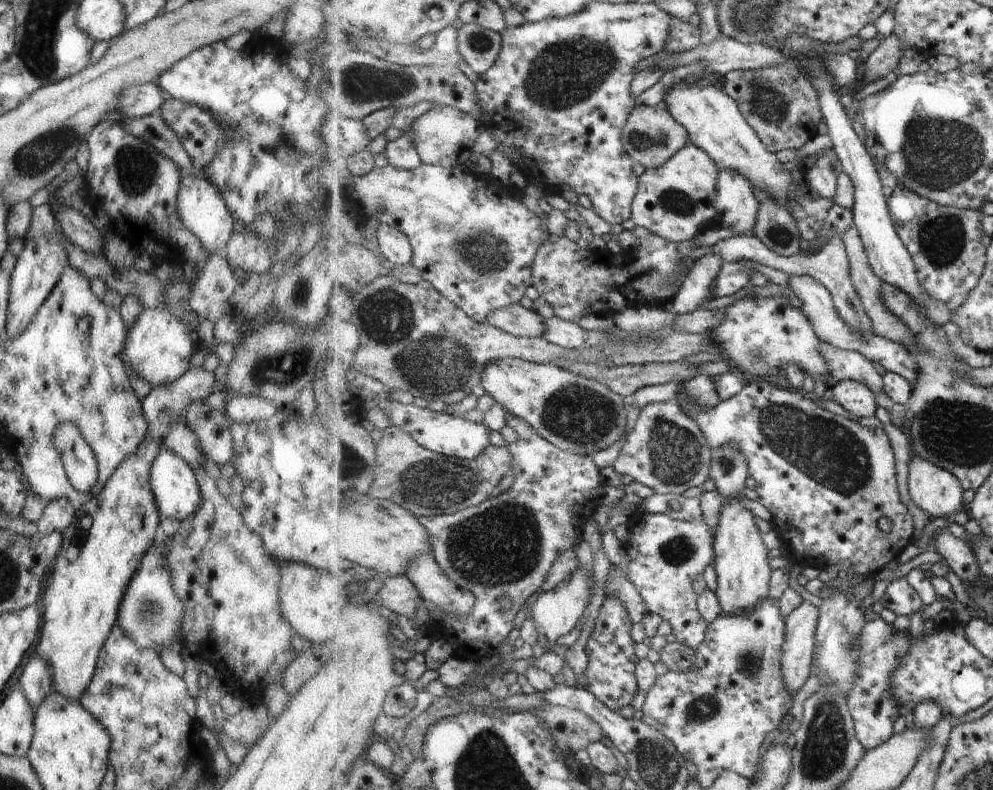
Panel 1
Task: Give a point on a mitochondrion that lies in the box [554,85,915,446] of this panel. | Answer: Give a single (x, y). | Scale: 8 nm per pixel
(650, 141)

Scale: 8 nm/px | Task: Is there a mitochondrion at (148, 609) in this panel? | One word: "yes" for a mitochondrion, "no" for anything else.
yes

